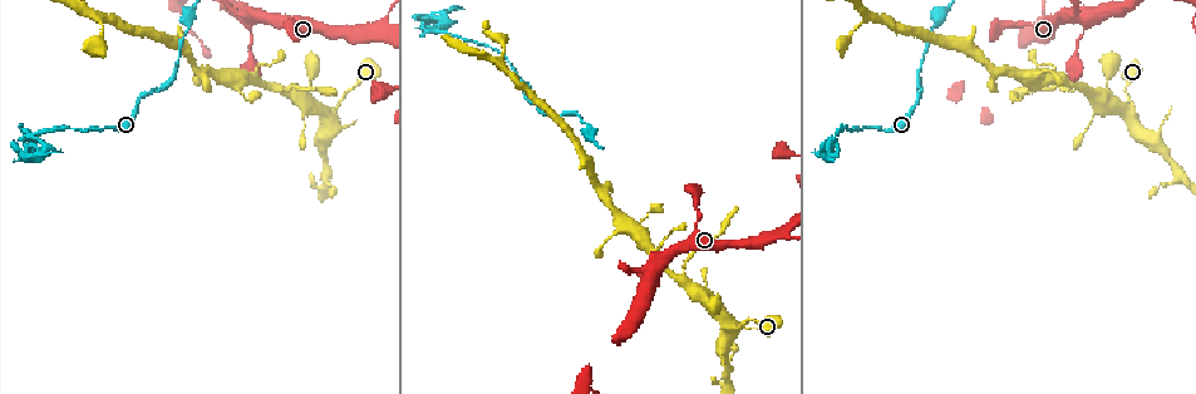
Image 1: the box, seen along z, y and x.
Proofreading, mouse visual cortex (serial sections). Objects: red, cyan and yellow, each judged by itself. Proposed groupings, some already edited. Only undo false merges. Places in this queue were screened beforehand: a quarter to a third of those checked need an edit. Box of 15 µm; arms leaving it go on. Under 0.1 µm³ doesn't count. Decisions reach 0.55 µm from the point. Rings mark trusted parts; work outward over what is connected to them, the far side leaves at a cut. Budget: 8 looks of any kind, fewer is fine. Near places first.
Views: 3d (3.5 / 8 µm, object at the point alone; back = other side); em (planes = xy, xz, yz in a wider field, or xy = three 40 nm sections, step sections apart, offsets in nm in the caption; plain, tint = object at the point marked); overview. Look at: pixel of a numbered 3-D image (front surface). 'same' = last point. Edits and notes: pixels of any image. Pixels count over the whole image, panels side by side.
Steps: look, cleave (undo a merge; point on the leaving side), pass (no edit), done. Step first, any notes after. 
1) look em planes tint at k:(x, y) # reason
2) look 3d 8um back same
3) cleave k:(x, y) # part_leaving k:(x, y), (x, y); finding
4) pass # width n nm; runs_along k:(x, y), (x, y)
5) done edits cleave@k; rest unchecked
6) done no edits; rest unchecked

look 3d 3.5um back at 1:(1128, 97) # narrows sharply

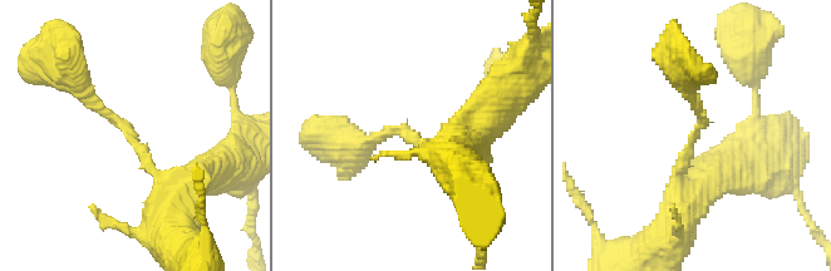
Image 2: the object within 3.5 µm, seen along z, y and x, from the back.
look em planes tint at 2:(692, 139) # arm_widths 200, 250 nm

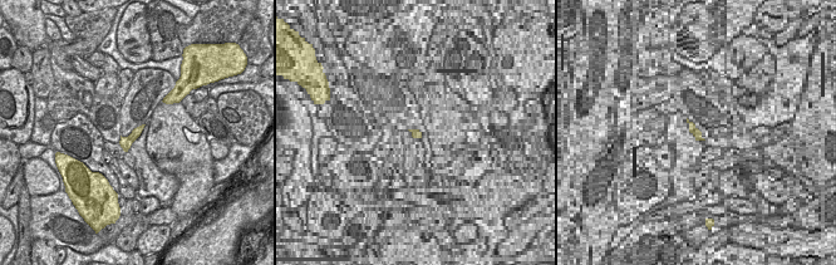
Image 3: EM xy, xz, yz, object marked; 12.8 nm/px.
pass # runs_along 2:(74, 80), (182, 192); one cell here

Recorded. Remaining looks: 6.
look 3d 3.5um at 1:(1085, 91) # thick turns thin

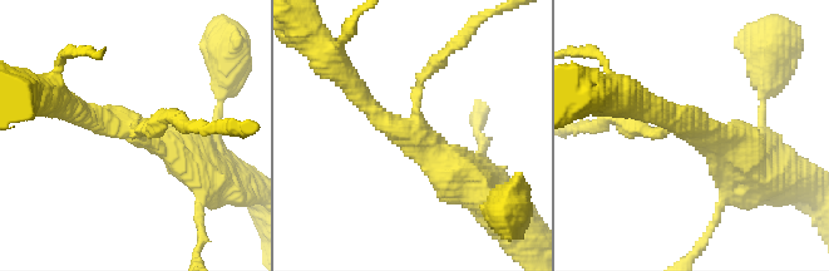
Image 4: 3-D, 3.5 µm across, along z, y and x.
look em xy step 2 tint at 4:(695, 124) # arms 3; arm_widths 150, 250, 500 nm; need the tissue

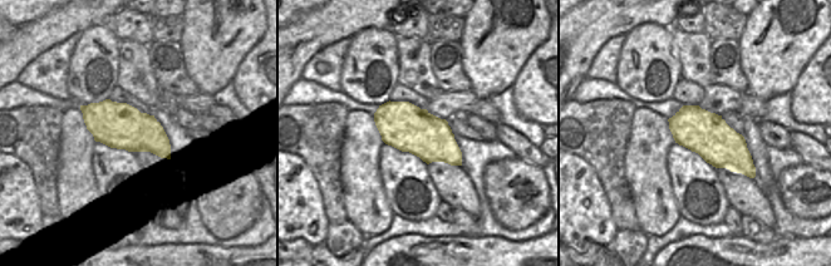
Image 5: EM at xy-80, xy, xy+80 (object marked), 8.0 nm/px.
look em xy step 3 tint same # another direction

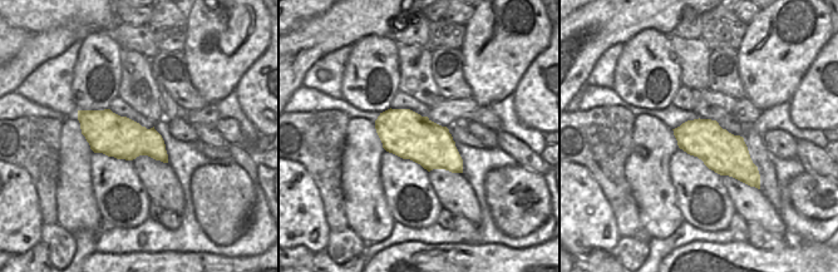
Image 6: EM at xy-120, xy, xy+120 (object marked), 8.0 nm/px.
pass # all the same cell

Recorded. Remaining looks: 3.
look 3d 3.5um at 1:(830, 138) # thick turns thin

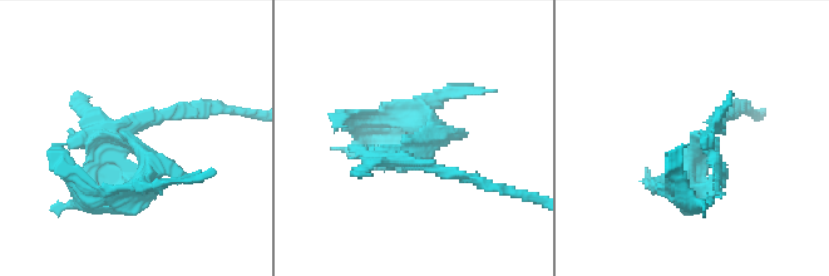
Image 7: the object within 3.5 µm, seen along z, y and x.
look em xy step 3 tint at 7:(418, 140)

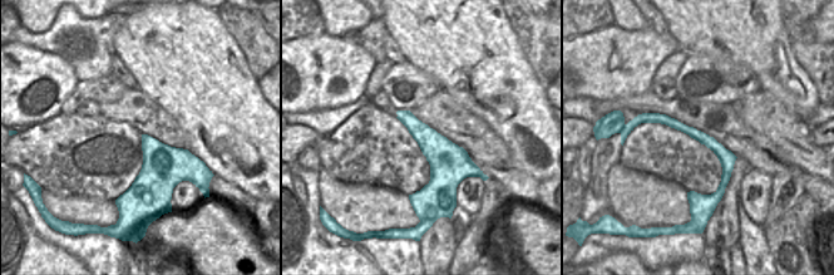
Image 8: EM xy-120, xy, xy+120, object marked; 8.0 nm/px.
cleave 7:(701, 168) # part_leaving 7:(126, 137), (148, 176), (94, 196); two cells meet here

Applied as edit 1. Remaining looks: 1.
done edits cleave@7; rest unchecked

